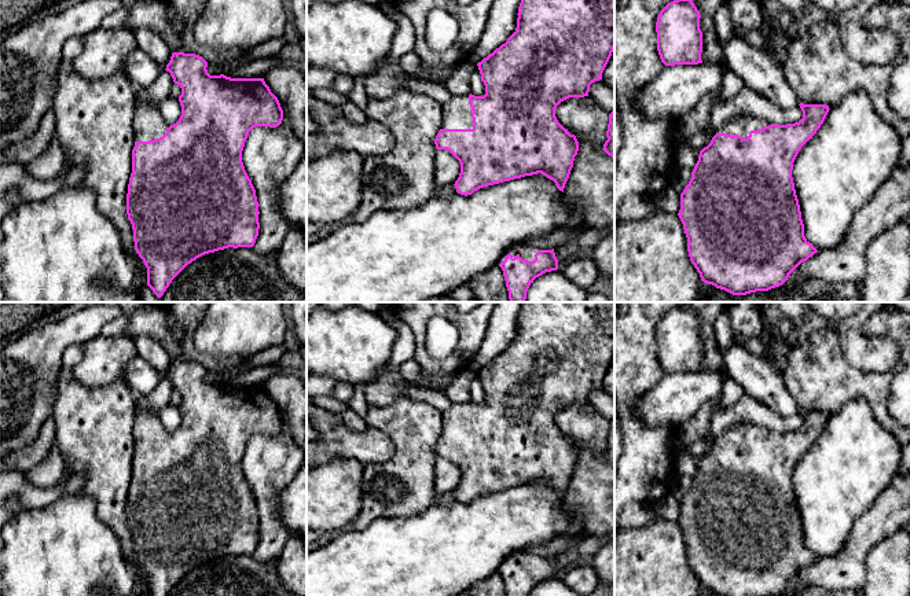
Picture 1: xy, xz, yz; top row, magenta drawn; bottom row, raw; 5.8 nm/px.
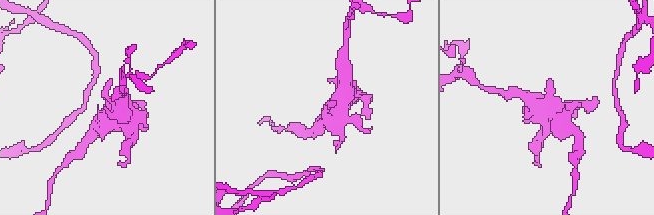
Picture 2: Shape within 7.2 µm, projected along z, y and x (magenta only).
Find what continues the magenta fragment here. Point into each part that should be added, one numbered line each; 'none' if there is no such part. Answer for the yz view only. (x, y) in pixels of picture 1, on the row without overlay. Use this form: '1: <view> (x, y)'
1: yz (741, 433)

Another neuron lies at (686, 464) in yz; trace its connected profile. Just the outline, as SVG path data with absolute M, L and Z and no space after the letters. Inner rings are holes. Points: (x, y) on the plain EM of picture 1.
M683 446L676 453L676 472L678 475L694 477L698 468L700 459L690 455Z

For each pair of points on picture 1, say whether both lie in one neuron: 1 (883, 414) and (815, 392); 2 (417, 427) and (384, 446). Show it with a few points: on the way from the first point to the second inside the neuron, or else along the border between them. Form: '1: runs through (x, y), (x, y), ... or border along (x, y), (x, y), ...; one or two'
1: runs through (870, 396), (865, 390), (833, 390); one
2: border along (367, 426), (389, 438), (393, 455), (386, 462); two

